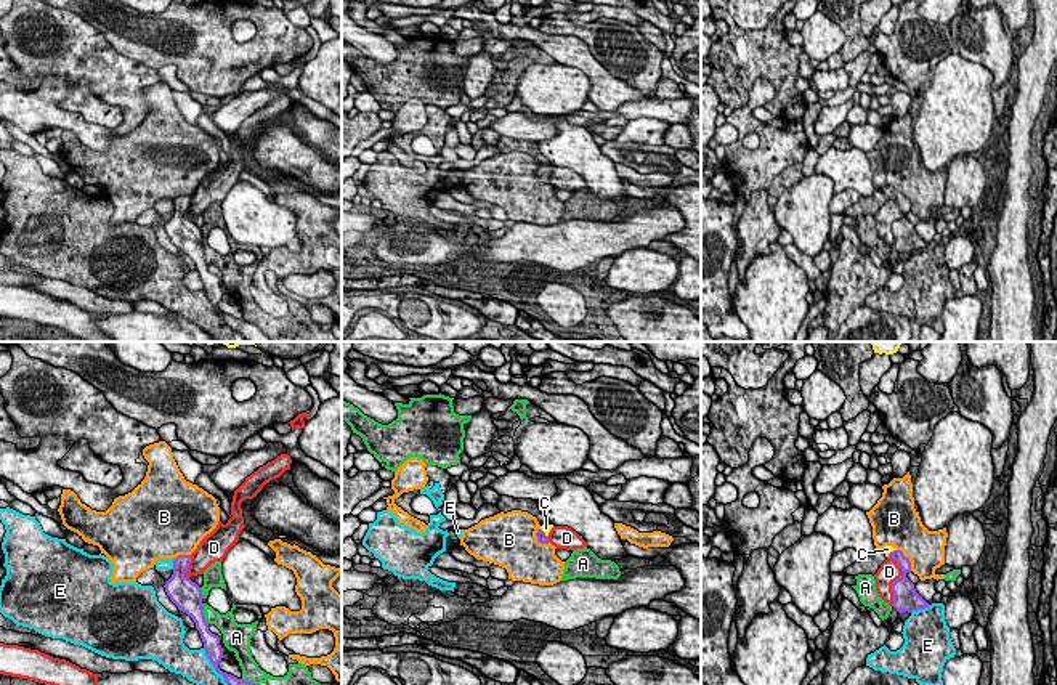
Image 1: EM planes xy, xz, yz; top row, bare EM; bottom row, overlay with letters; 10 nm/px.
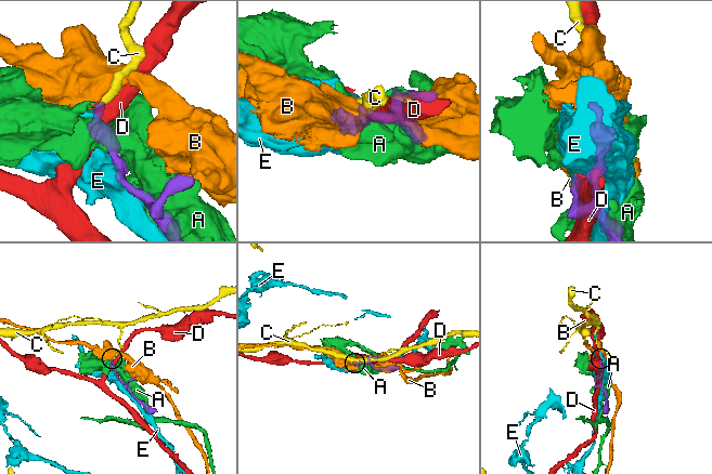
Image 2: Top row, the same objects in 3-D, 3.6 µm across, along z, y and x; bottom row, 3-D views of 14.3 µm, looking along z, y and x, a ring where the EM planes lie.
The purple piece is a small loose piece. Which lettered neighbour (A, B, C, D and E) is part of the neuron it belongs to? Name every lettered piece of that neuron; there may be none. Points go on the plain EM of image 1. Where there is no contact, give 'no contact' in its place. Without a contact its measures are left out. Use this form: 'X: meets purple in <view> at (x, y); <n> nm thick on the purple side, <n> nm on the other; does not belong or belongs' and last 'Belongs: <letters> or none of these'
A: meets purple in xy at (204, 254); 300 nm thick on the purple side, 190 nm on the other; does not belong
B: meets purple in yz at (908, 199); 140 nm thick on the purple side, 380 nm on the other; does not belong
C: meets purple in xz at (544, 174); 100 nm thick on the purple side, 90 nm on the other; belongs
D: meets purple in yz at (895, 222); 260 nm thick on the purple side, 220 nm on the other; does not belong
E: meets purple in xy at (222, 315); 170 nm thick on the purple side, 280 nm on the other; does not belong
Belongs: C

